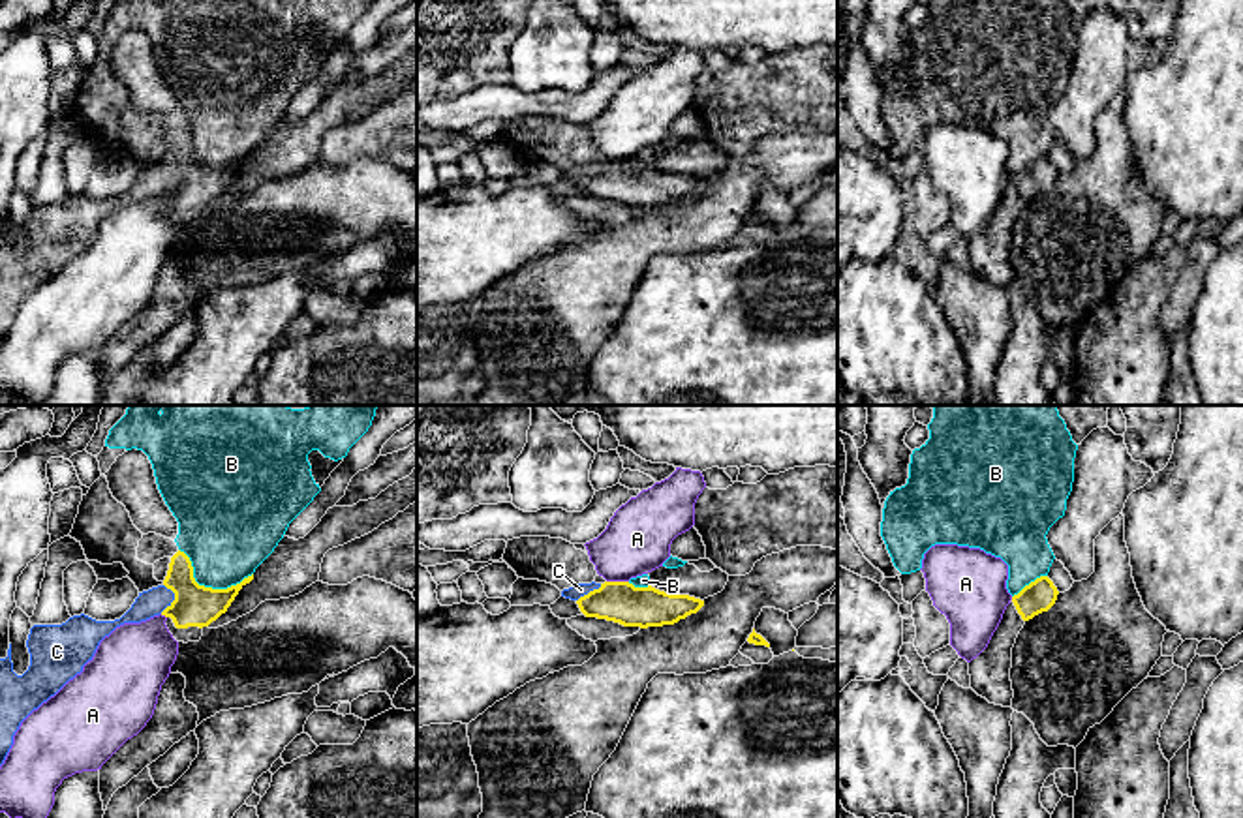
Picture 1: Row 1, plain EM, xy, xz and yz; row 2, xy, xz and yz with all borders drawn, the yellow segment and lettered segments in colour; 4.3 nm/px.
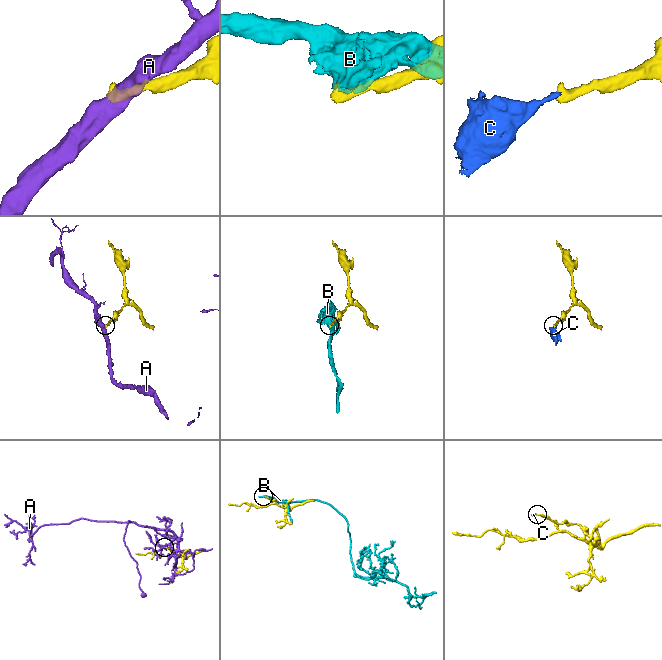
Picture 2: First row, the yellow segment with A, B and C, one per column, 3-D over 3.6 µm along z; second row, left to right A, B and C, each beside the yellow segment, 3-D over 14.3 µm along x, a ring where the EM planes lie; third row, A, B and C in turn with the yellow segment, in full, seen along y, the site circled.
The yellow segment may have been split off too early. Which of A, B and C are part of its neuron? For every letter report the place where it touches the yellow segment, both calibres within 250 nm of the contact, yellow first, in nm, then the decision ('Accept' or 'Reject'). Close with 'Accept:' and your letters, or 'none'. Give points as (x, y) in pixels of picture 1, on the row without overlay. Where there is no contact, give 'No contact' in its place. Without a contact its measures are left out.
A: Touches yellow at xz (618, 162). Thickness 180 nm (yellow) against 280 nm. Reject
B: Touches yellow at xy (209, 167). Thickness 180 nm (yellow) against 380 nm. Reject
C: Touches yellow at xy (175, 179). Thickness 180 nm (yellow) against 120 nm. Accept
Accept: C

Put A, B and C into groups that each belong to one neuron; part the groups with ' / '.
A / B / C

